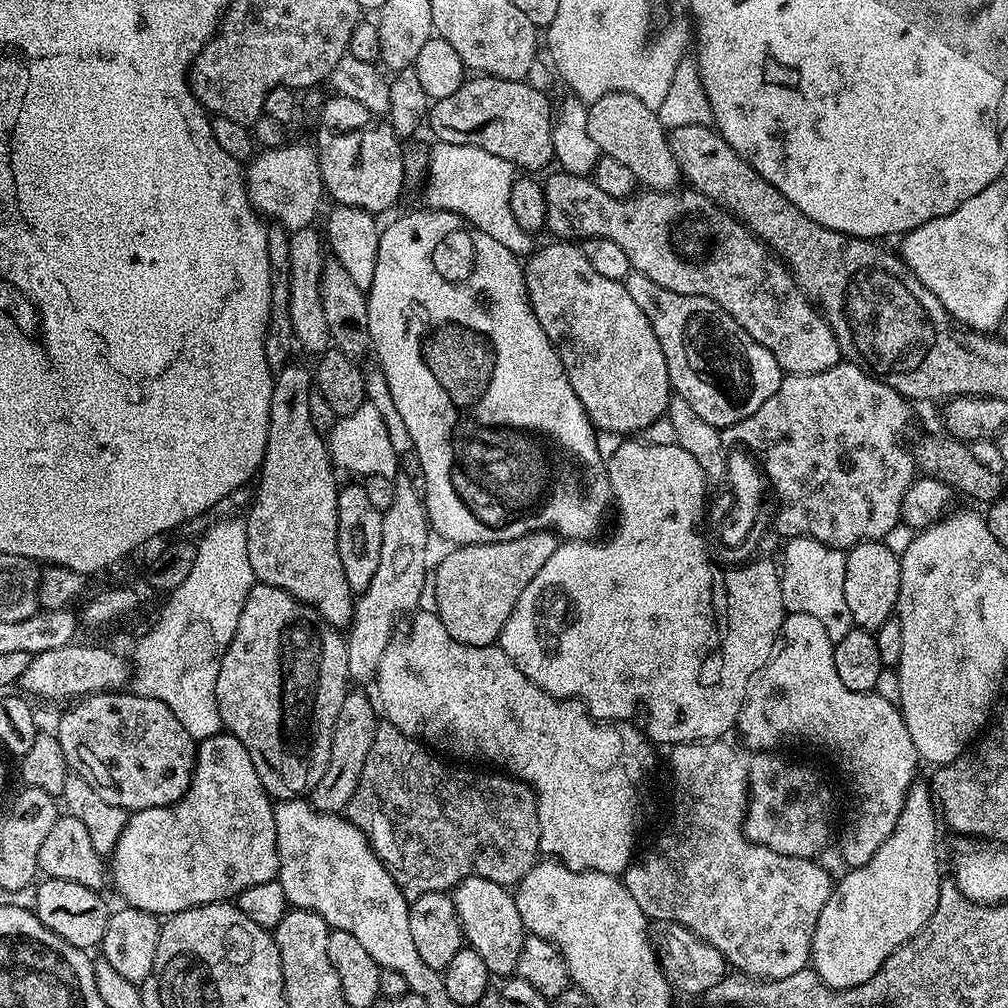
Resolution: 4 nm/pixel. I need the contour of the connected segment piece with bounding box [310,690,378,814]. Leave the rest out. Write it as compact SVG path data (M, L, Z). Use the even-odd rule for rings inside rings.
M350 690L342 702L342 710L338 710L334 734L330 738L330 762L326 762L326 774L318 778L318 786L314 786L310 793L310 803L320 813L343 813L358 786L378 723L377 705L369 693L368 696L364 692Z

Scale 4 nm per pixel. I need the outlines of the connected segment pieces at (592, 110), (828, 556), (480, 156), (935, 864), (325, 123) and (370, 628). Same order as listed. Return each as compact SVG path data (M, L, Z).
M611 92L587 105L586 128L601 153L622 162L645 189L671 192L681 183L680 167L670 154L666 128L660 125L657 113L646 102L638 102L634 94Z
M794 536L787 541L788 549L784 552L784 568L779 569L780 585L782 586L782 602L785 613L811 614L818 618L822 626L826 626L826 634L830 634L833 642L846 638L854 626L850 606L846 606L846 552L842 548L831 548L814 538Z
M433 143L433 148L428 152L428 171L426 180L428 185L424 188L424 200L429 209L438 212L453 212L461 216L467 224L473 224L482 234L490 234L490 238L502 242L506 250L521 258L527 257L533 251L533 233L522 230L518 222L514 222L514 216L510 214L510 186L514 179L514 165L506 162L506 158L498 158L495 154L486 154L478 146L469 144L442 144Z
M912 782L904 793L898 822L878 854L835 881L812 935L810 967L827 988L862 986L909 940L928 925L940 897L940 856L936 853L938 808L927 783Z
M335 94L320 108L320 129L316 132L314 147L320 155L320 173L324 190L333 196L336 204L361 208L381 214L400 200L400 191L406 185L404 171L405 149L388 122L382 122L366 106Z
M400 474L395 481L394 502L390 502L390 510L382 513L382 554L378 554L378 570L374 570L370 586L359 593L352 609L352 622L346 632L348 675L353 681L371 681L375 677L382 654L394 639L392 631L396 628L396 619L407 617L419 605L422 586L430 580L430 525L423 497L410 477Z

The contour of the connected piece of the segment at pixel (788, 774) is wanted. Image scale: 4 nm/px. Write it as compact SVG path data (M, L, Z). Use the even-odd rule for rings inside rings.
M775 751L752 752L748 761L748 809L744 812L744 835L755 844L766 846L783 856L816 858L832 832L832 792L812 768L795 764Z

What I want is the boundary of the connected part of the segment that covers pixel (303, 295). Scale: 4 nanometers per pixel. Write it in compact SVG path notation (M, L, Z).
M303 227L302 230L294 231L289 235L288 240L290 242L291 325L294 326L297 345L316 356L327 351L331 345L329 323L326 314L323 313L321 298L321 274L324 269L326 250L321 233L315 227Z

